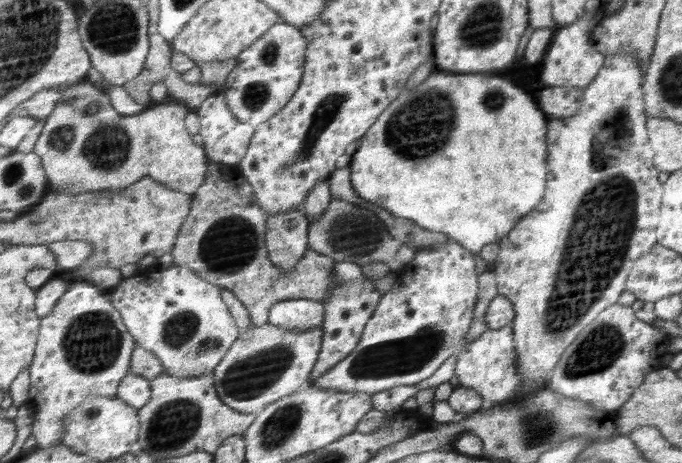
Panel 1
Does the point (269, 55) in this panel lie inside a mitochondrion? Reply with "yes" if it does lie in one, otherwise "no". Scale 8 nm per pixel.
yes

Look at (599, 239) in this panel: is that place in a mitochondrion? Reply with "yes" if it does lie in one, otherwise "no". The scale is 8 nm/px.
yes

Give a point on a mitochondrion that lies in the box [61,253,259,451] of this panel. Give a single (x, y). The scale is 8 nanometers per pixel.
(183, 333)

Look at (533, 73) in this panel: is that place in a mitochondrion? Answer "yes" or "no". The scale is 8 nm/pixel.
no

